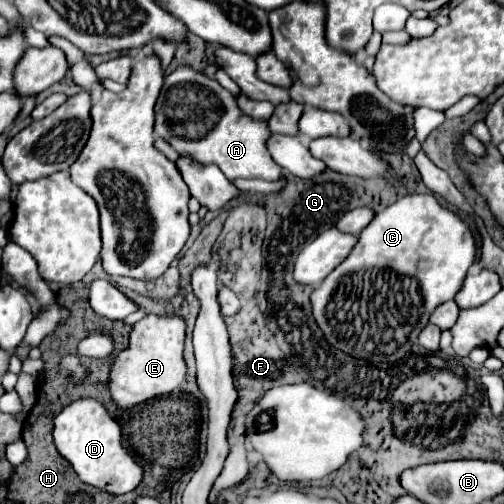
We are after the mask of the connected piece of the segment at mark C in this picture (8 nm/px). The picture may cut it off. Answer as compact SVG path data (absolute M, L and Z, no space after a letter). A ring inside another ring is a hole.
M408 194L376 214L370 226L362 230L350 256L312 292L312 314L318 326L324 328L328 336L326 340L338 350L356 358L370 358L372 362L396 362L408 354L410 344L416 342L434 308L452 300L460 292L474 258L476 240L466 220L462 220L448 206L442 206L434 194Z

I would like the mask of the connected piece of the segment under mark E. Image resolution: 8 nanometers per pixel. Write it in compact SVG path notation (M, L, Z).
M148 314L144 320L134 324L130 332L130 342L124 350L118 352L118 358L110 374L110 392L116 406L130 408L154 396L178 390L188 376L184 362L184 338L186 338L186 320L178 314L176 316Z

